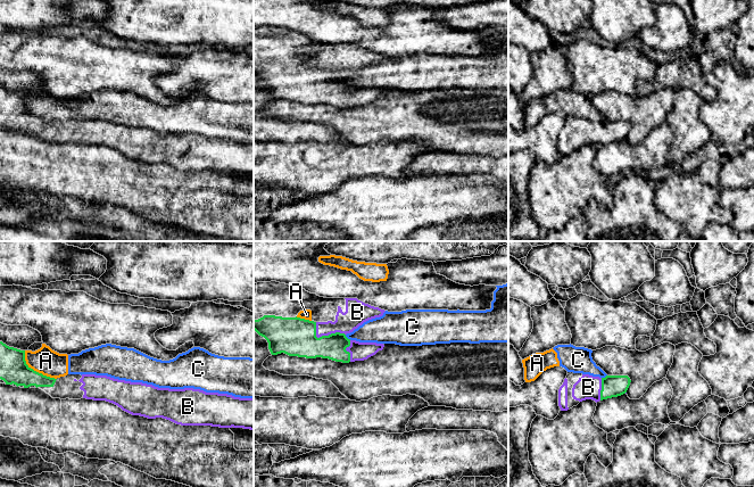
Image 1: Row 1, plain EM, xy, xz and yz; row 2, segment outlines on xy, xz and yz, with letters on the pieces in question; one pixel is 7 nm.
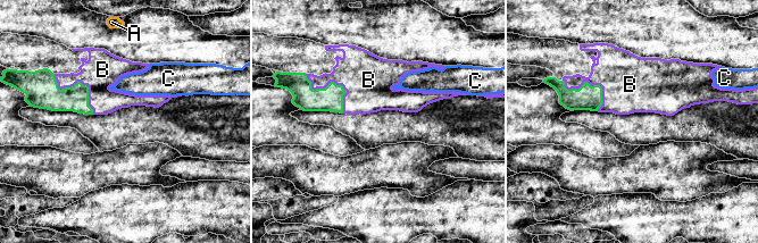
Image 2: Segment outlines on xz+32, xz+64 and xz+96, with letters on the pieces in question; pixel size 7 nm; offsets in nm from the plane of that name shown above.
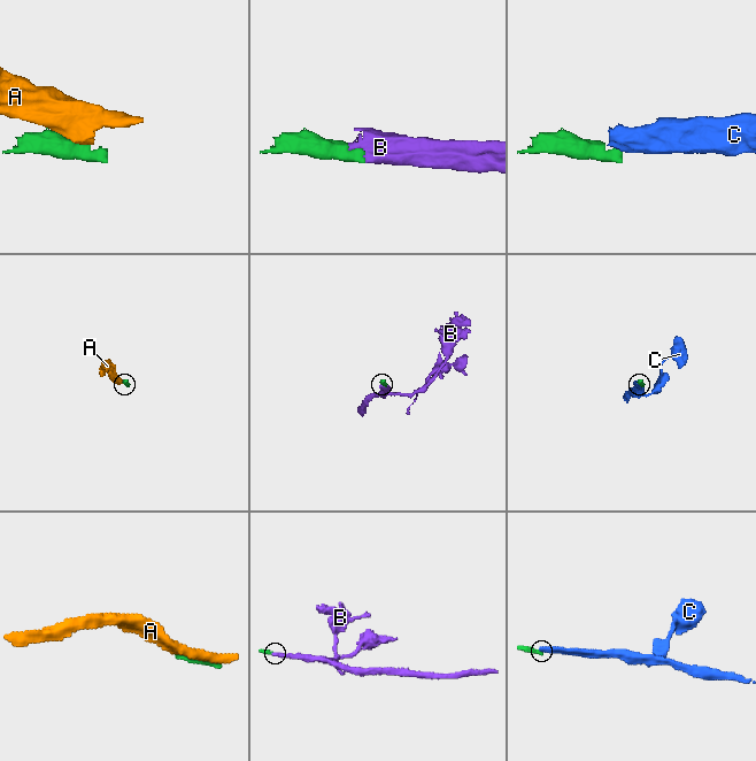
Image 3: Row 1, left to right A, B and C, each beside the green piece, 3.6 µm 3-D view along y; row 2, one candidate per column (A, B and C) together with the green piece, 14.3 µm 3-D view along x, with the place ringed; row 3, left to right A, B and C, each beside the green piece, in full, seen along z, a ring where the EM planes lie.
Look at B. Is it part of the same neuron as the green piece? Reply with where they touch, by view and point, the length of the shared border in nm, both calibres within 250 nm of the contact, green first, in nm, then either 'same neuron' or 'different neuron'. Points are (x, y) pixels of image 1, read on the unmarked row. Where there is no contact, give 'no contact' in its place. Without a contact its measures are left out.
meets green in xz at (324, 81); contact 240 nm long; 280 nm thick on the green side, 150 nm on the other; same neuron

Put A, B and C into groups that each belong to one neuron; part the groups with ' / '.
A C / B

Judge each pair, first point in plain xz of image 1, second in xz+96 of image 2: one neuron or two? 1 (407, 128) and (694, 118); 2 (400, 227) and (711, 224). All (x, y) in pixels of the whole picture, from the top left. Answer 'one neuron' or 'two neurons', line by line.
1: one neuron
2: one neuron

